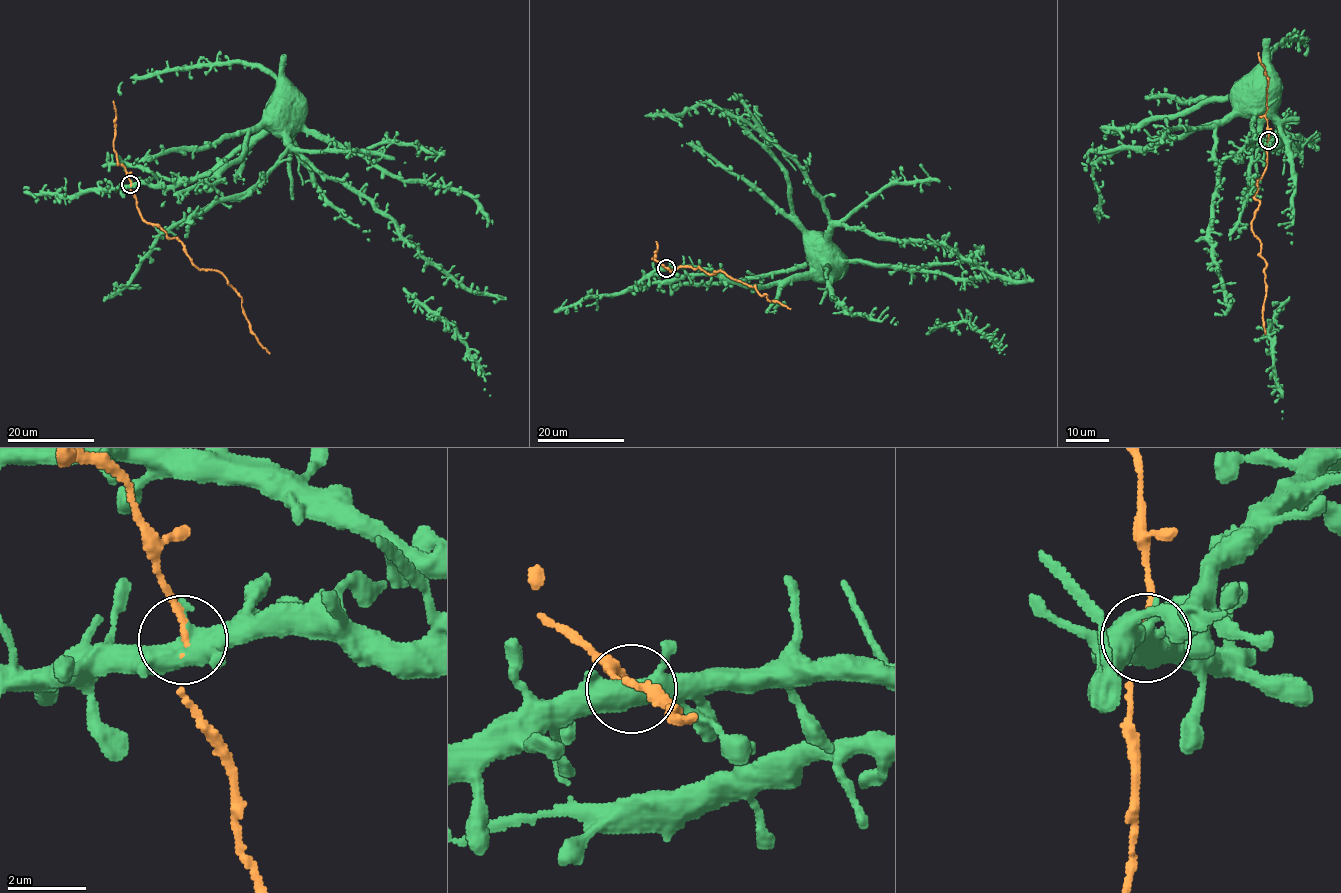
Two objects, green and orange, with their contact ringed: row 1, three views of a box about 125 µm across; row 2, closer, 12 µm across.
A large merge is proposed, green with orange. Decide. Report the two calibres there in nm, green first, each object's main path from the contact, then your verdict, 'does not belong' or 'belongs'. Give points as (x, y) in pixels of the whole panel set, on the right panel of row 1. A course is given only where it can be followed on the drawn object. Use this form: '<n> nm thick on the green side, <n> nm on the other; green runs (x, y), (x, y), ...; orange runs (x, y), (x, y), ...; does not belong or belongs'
460 nm thick on the green side, 100 nm on the other; green runs (1268, 141), (1264, 149), (1271, 149), (1279, 144), (1278, 116), (1263, 96), (1253, 91); orange runs (1268, 140), (1267, 165), (1257, 183), (1259, 204), (1251, 229), (1266, 265), (1265, 334); does not belong

